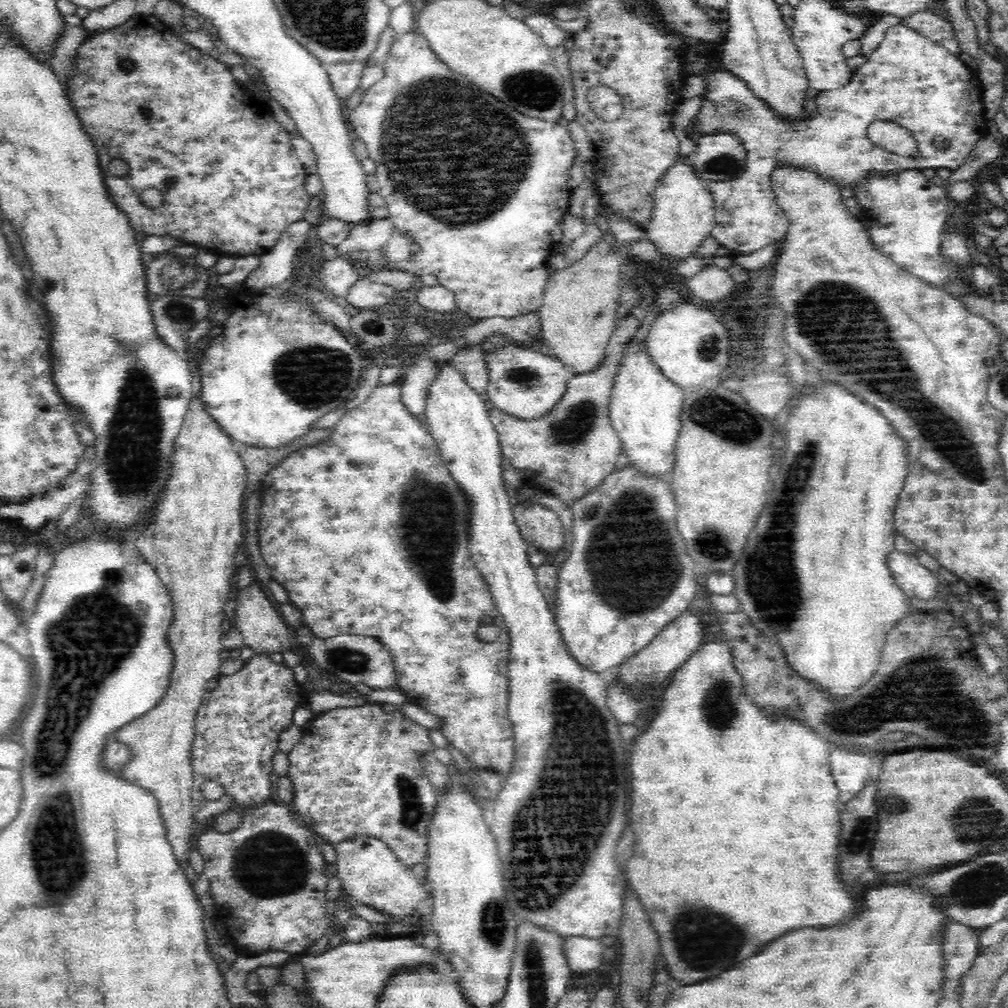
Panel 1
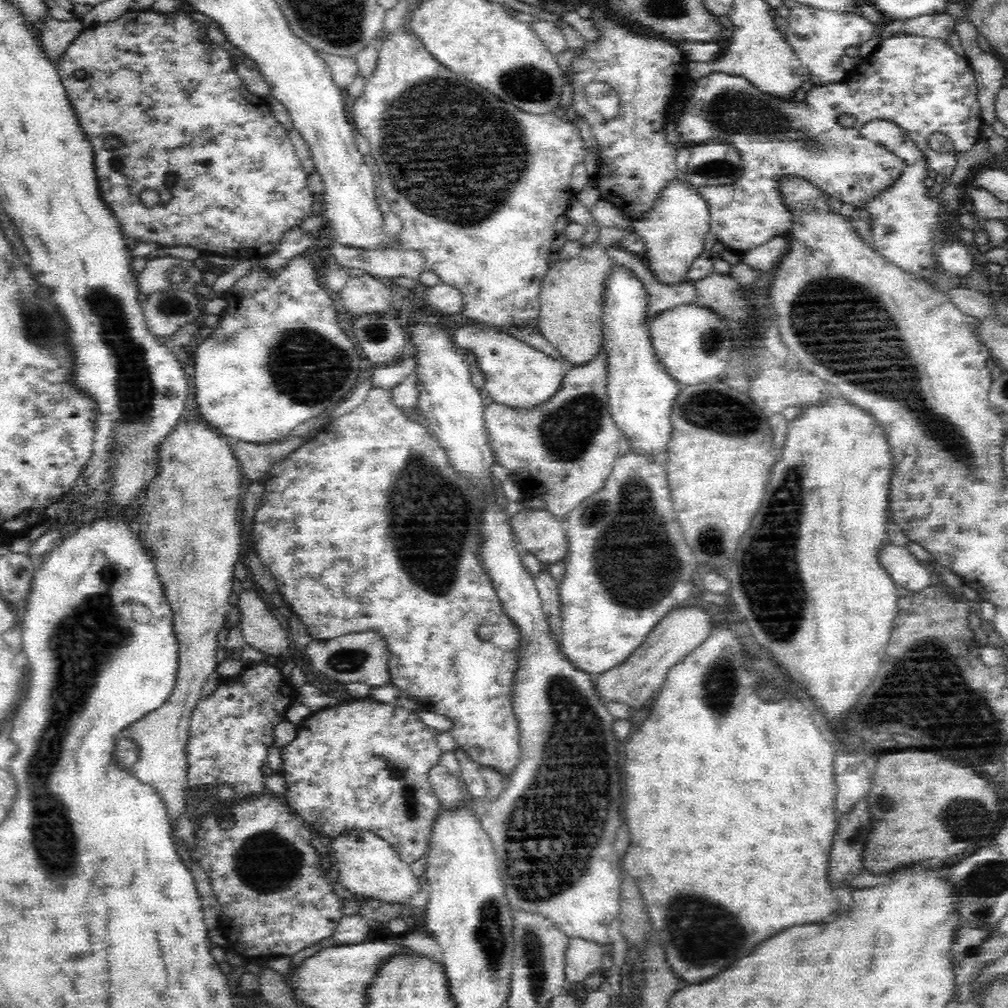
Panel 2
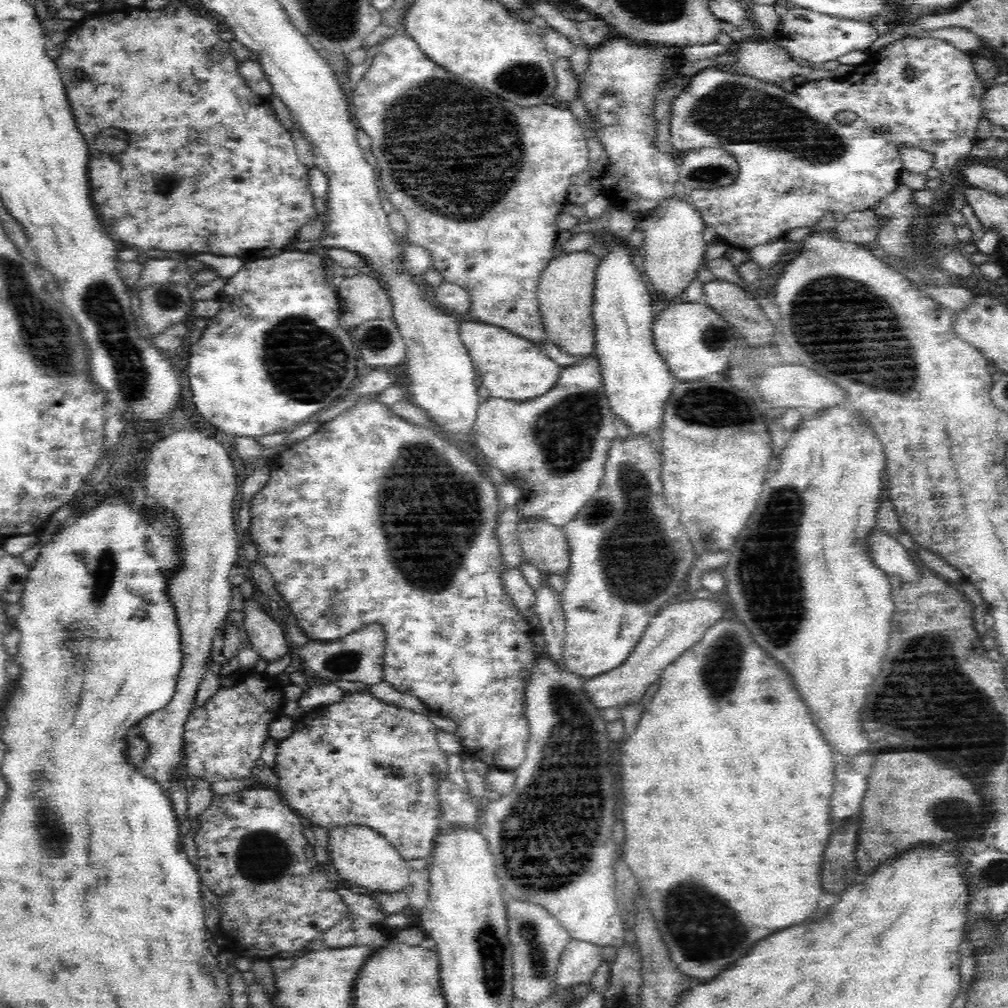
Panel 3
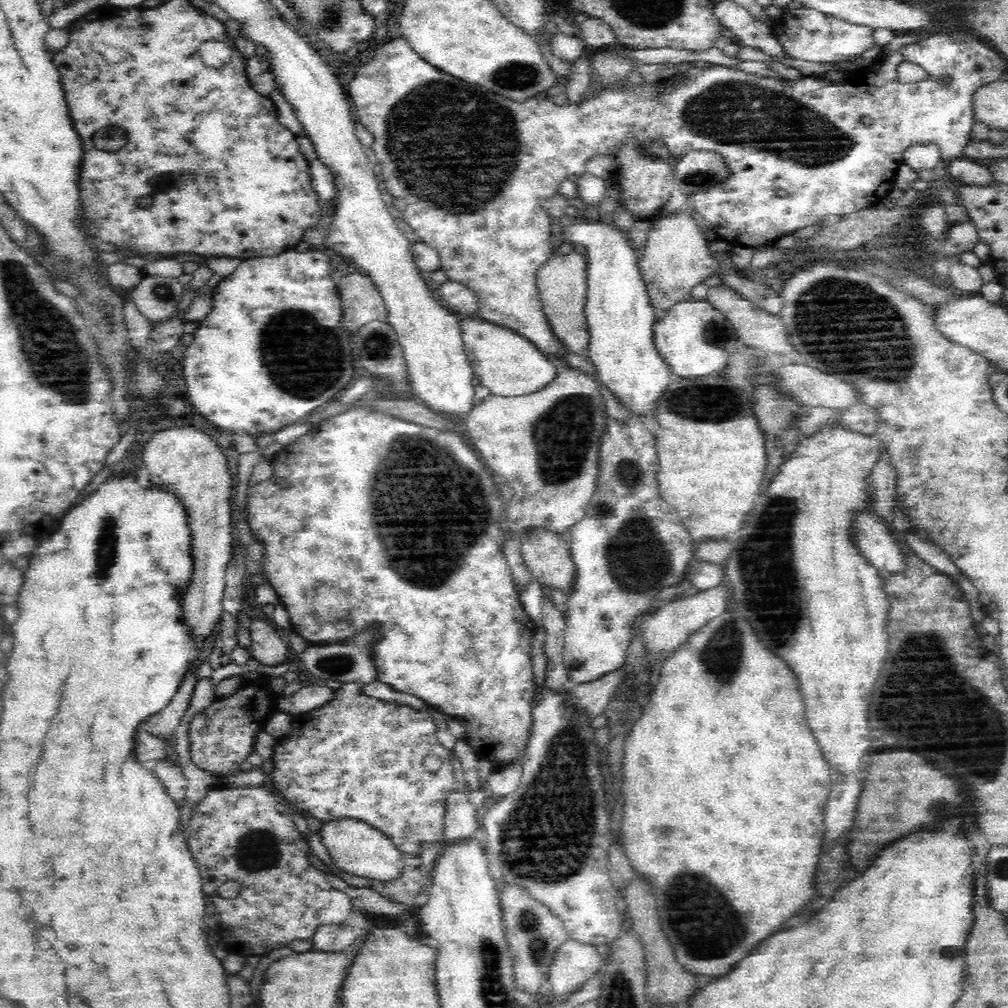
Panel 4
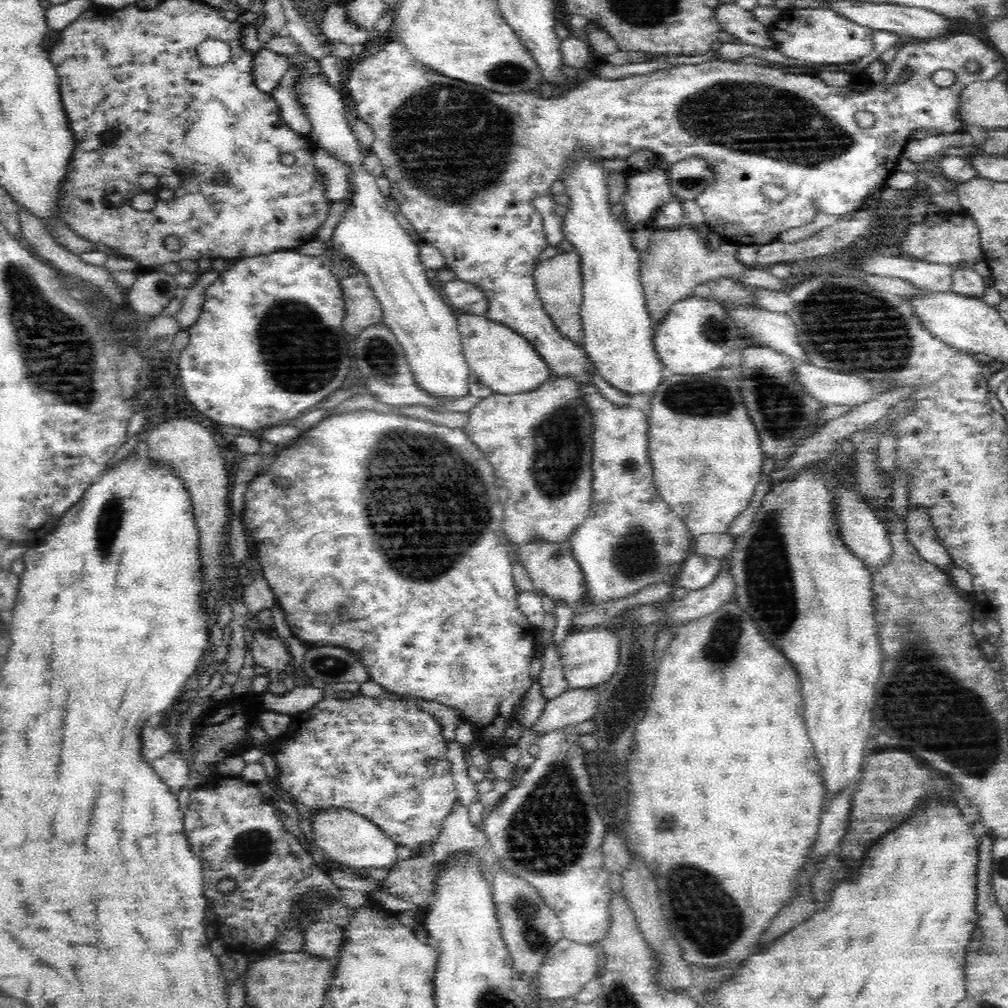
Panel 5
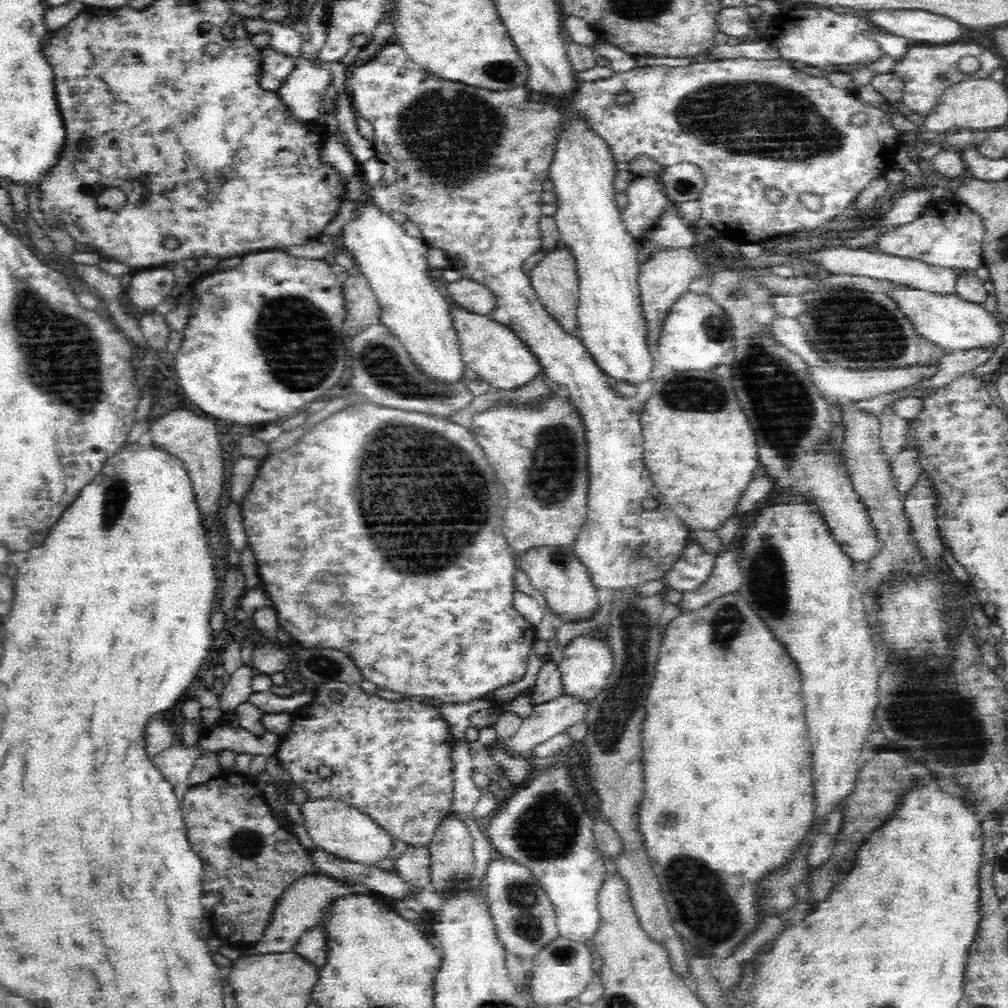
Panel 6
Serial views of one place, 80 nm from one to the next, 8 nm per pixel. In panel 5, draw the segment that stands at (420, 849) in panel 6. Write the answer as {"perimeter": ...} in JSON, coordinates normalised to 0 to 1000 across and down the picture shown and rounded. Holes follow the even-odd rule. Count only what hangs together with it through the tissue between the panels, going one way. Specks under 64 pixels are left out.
{"perimeter":[[[411,846],[405,853],[392,853],[391,861],[383,873],[379,873],[384,887],[407,894],[414,899],[422,898],[433,878],[430,848]]]}

